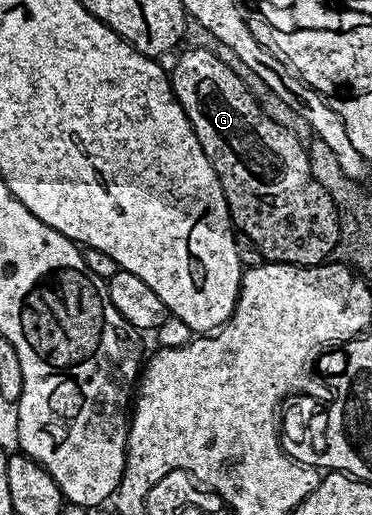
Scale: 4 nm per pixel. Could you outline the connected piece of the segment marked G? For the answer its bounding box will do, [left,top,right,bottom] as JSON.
[170,50,338,266]

